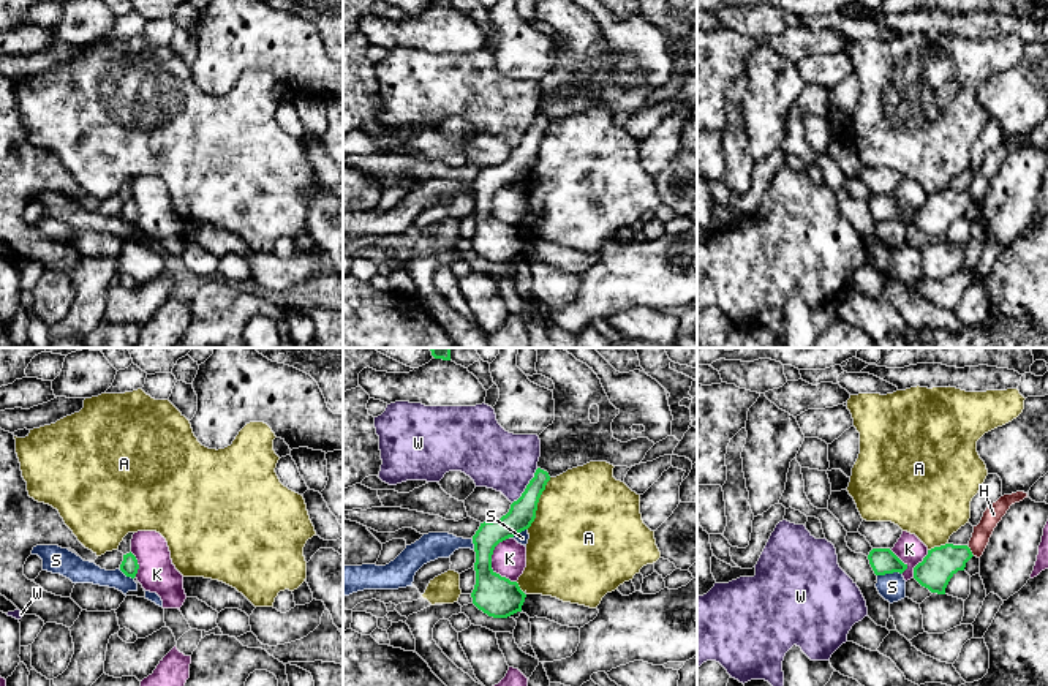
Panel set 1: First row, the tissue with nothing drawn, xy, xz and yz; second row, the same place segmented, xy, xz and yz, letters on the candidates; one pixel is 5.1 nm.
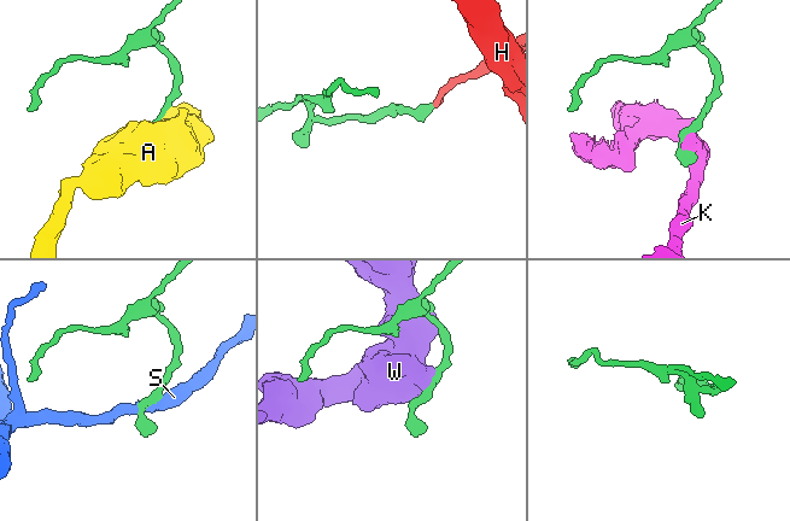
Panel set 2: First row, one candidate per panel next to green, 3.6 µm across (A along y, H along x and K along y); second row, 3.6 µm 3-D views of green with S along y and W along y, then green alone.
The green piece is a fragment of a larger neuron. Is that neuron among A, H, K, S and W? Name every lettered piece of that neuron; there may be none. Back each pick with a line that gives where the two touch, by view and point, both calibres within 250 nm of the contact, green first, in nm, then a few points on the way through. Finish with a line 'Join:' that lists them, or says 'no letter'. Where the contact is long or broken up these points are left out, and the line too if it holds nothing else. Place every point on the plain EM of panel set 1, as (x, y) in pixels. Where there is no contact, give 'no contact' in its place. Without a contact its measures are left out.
H: contact yz (969, 196); calibres 170 and 90 nm; way yz (936, 215), (946, 206), (969, 196), (979, 187), (993, 160)
Join: H

